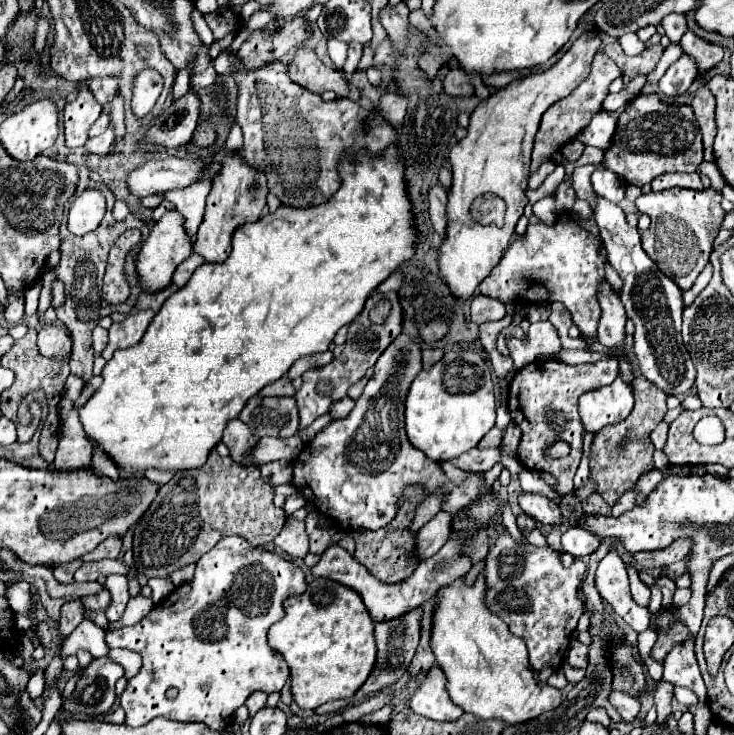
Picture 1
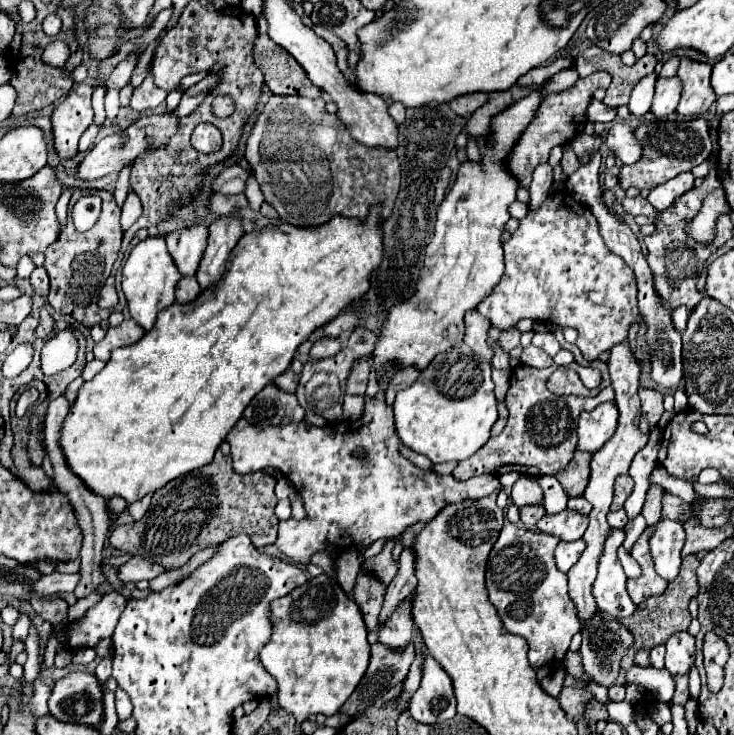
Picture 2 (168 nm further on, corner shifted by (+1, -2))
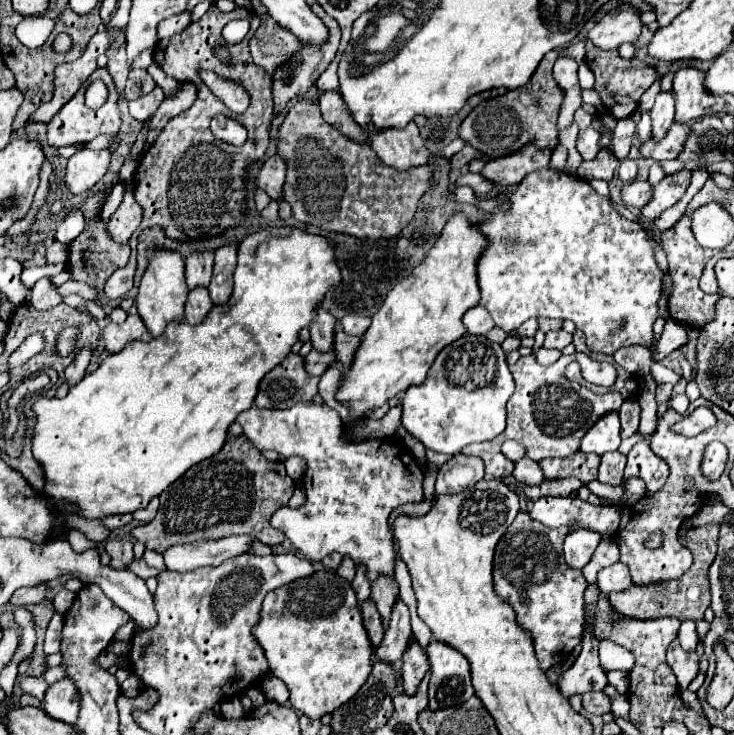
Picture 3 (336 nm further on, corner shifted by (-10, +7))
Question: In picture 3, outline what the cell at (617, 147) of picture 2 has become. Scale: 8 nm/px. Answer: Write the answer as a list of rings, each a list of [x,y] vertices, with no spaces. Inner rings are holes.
[[[673,123],[673,132],[668,132],[664,141],[654,143],[652,139],[644,145],[640,145],[642,157],[652,157],[656,161],[666,161],[666,159],[676,159],[684,149],[684,143],[690,135],[692,127],[690,123]]]

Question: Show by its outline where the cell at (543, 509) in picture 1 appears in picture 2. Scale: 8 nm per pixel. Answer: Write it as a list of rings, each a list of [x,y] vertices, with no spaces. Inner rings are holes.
[[[521,474],[521,478],[513,484],[511,500],[515,506],[543,504],[543,490],[537,484],[537,478],[529,478],[527,474]]]

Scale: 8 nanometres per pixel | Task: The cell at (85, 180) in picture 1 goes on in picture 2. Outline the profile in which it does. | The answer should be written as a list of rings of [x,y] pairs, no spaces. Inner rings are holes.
[[[77,189],[70,198],[68,209],[65,228],[59,234],[57,242],[53,242],[53,246],[49,246],[49,250],[45,250],[43,266],[51,278],[51,290],[49,290],[47,302],[53,306],[55,312],[71,316],[73,320],[83,324],[87,330],[91,330],[95,324],[99,324],[101,320],[105,320],[109,316],[109,310],[101,310],[97,306],[97,300],[99,300],[99,290],[101,290],[103,282],[107,280],[107,276],[113,268],[113,262],[119,254],[119,248],[121,248],[121,238],[123,238],[123,230],[119,226],[121,208],[115,204],[113,194],[107,190]],[[85,193],[99,194],[103,198],[103,210],[101,210],[97,224],[91,230],[77,232],[73,225],[71,211],[75,202]]]

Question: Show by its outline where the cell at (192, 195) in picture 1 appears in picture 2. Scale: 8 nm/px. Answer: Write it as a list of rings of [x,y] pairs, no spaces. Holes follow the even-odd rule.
[[[187,226],[167,234],[167,248],[181,274],[195,274],[205,250],[207,226]]]

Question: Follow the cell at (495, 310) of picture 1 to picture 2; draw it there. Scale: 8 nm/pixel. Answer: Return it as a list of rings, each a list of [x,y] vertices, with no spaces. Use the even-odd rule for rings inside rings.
[[[477,310],[465,314],[465,344],[485,362],[493,360],[493,348],[487,344],[487,330],[491,322]]]

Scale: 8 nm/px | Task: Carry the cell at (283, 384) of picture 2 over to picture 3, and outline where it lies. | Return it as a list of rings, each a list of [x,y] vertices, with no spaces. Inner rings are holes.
[[[312,349],[306,357],[306,369],[308,373],[312,375],[322,375],[332,363],[336,361],[336,351],[328,351],[328,353],[322,353],[318,349]]]

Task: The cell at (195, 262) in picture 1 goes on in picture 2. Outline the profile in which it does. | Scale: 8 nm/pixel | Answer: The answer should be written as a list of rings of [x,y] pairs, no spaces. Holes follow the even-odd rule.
[[[183,276],[179,282],[177,282],[177,288],[175,288],[175,302],[191,302],[193,298],[197,298],[197,294],[201,292],[201,286],[197,282],[195,276]]]

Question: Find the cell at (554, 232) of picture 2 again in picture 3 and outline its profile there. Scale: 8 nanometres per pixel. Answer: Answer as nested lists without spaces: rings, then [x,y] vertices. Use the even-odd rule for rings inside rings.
[[[550,167],[526,175],[516,191],[506,193],[510,211],[494,211],[488,219],[476,223],[486,235],[488,245],[480,253],[476,275],[480,287],[480,305],[488,309],[494,323],[510,333],[530,317],[570,319],[584,331],[590,351],[612,355],[630,345],[650,347],[654,341],[652,325],[658,317],[658,299],[662,269],[656,263],[654,249],[638,223],[622,217],[612,203],[598,195],[584,179],[558,173]]]

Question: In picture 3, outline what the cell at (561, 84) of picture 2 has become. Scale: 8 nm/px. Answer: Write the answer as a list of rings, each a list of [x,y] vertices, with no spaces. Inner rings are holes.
[[[548,53],[544,61],[540,61],[540,69],[532,75],[524,89],[508,91],[500,97],[482,101],[472,109],[472,113],[458,127],[460,139],[470,143],[474,149],[482,151],[490,159],[498,159],[510,153],[520,151],[528,143],[538,149],[554,149],[558,145],[558,129],[556,119],[560,111],[560,103],[564,99],[558,83],[552,77],[552,65],[560,53]]]

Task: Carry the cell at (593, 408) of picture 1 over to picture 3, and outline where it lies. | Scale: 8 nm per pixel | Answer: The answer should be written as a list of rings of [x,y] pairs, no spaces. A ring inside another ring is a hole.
[[[610,413],[596,421],[596,425],[584,435],[580,451],[604,455],[608,451],[616,451],[620,445],[620,419],[618,413]]]

